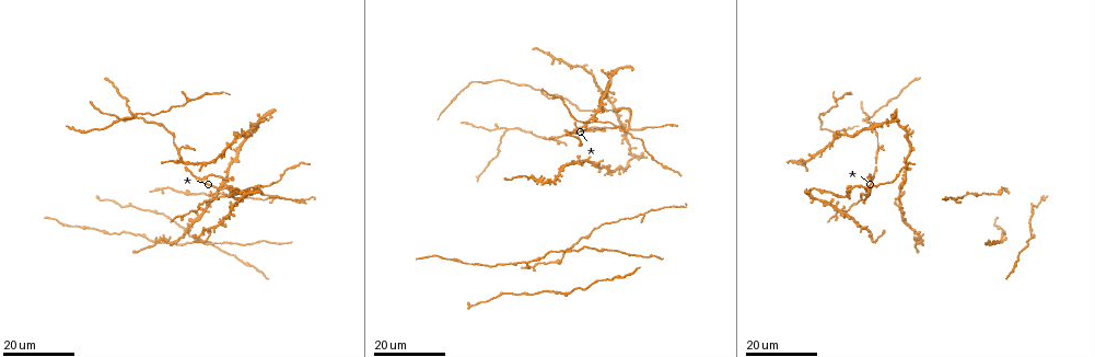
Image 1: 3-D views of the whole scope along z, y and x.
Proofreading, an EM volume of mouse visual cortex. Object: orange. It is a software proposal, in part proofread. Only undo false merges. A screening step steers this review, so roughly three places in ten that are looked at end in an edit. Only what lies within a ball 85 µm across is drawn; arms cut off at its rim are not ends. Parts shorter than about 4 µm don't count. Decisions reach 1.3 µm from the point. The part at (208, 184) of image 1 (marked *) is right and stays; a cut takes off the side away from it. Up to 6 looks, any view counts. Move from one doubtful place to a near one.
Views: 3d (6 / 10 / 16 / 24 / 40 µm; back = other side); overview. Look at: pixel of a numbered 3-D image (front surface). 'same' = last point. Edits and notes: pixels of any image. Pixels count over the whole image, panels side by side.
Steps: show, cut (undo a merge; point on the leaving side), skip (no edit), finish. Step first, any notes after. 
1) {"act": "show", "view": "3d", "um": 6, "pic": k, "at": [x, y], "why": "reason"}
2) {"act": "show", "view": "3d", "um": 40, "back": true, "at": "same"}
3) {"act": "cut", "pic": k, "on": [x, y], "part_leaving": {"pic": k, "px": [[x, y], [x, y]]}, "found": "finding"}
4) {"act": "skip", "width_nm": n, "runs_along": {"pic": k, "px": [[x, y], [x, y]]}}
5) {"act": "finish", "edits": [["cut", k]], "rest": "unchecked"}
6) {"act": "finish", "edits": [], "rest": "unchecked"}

{"act": "show", "view": "3d", "um": 24, "pic": 1, "at": [871, 189]}

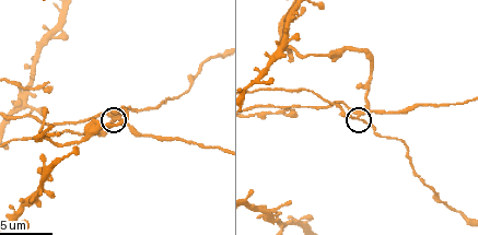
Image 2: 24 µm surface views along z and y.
{"act": "show", "view": "3d", "um": 6, "pic": 2, "at": [362, 113]}

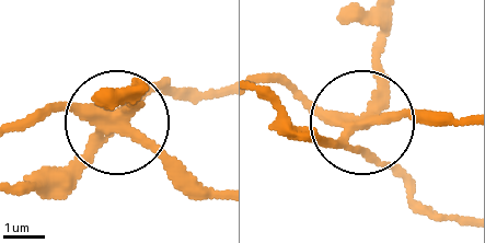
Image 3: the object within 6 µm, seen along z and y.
{"act": "cut", "pic": 3, "on": [74, 166], "part_leaving": {"pic": 3, "px": [[110, 120], [46, 176], [15, 183]]}, "found": "a second neuron is stuck on"}

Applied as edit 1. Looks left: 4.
{"act": "show", "view": "3d", "um": 16, "pic": 1, "at": [552, 183], "why": "looks like a crossing"}

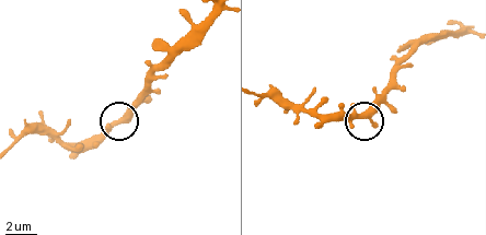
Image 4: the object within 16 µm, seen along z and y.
{"act": "show", "view": "3d", "um": 6, "pic": 4, "at": [122, 118], "why": "zoom in"}

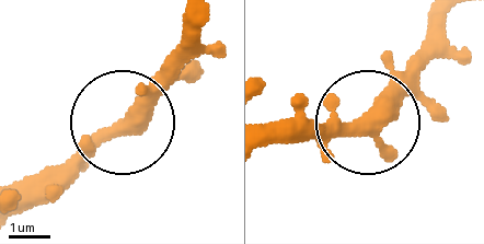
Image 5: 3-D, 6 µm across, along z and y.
{"act": "skip", "side_arm_um": 17, "arms": 4, "found": "all the same neuron"}

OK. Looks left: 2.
{"act": "show", "view": "3d", "um": 16, "pic": 1, "at": [200, 180], "why": "arms part here"}

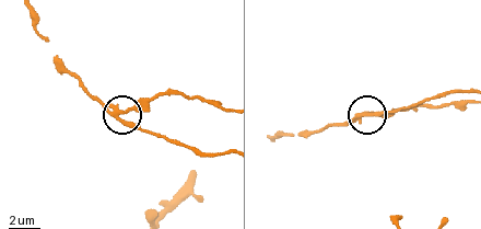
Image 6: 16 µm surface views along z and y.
{"act": "show", "view": "3d", "um": 10, "pic": 6, "at": [363, 114], "why": "closer look"}

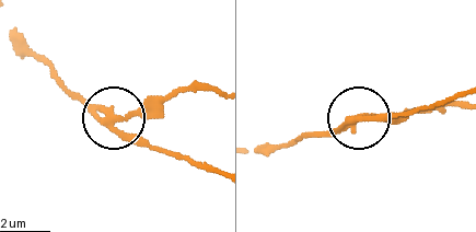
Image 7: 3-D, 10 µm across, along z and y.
{"act": "cut", "pic": 7, "on": [141, 105], "side_arm_um": 11, "arms": 3, "found": "a second neuron is stuck on"}

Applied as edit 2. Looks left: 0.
{"act": "finish", "edits": [["cut", 3], ["cut", 7]], "rest": "unchecked"}

